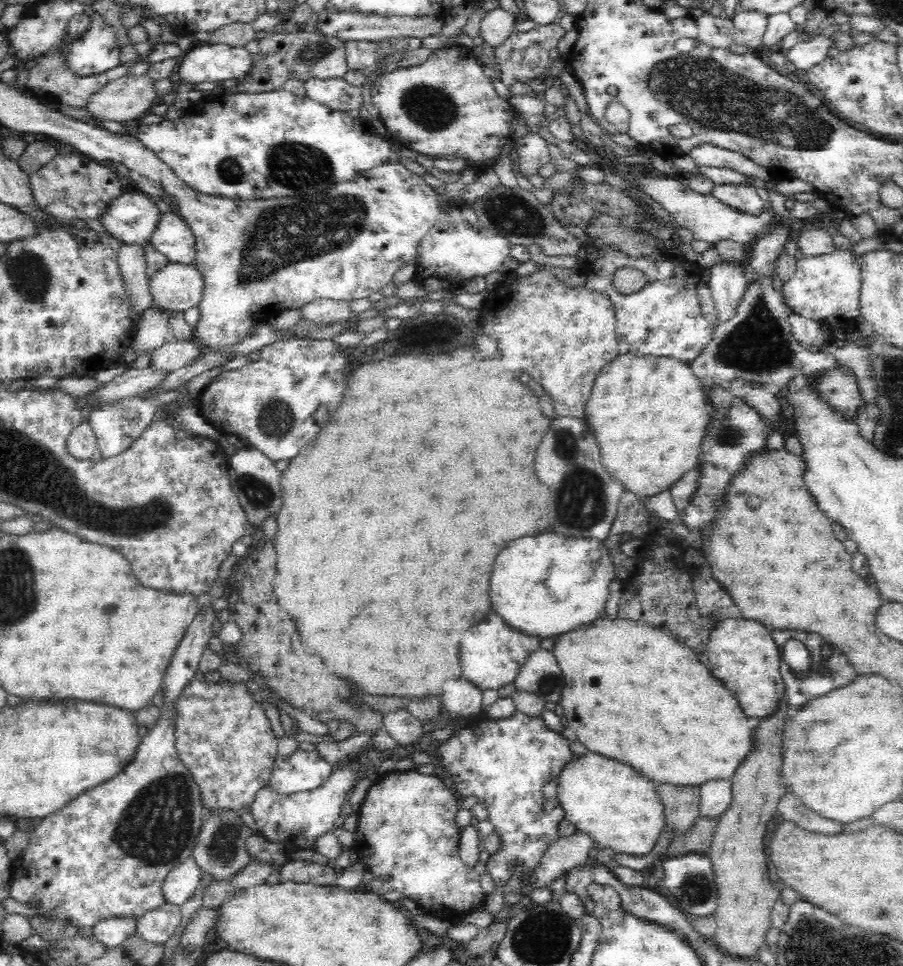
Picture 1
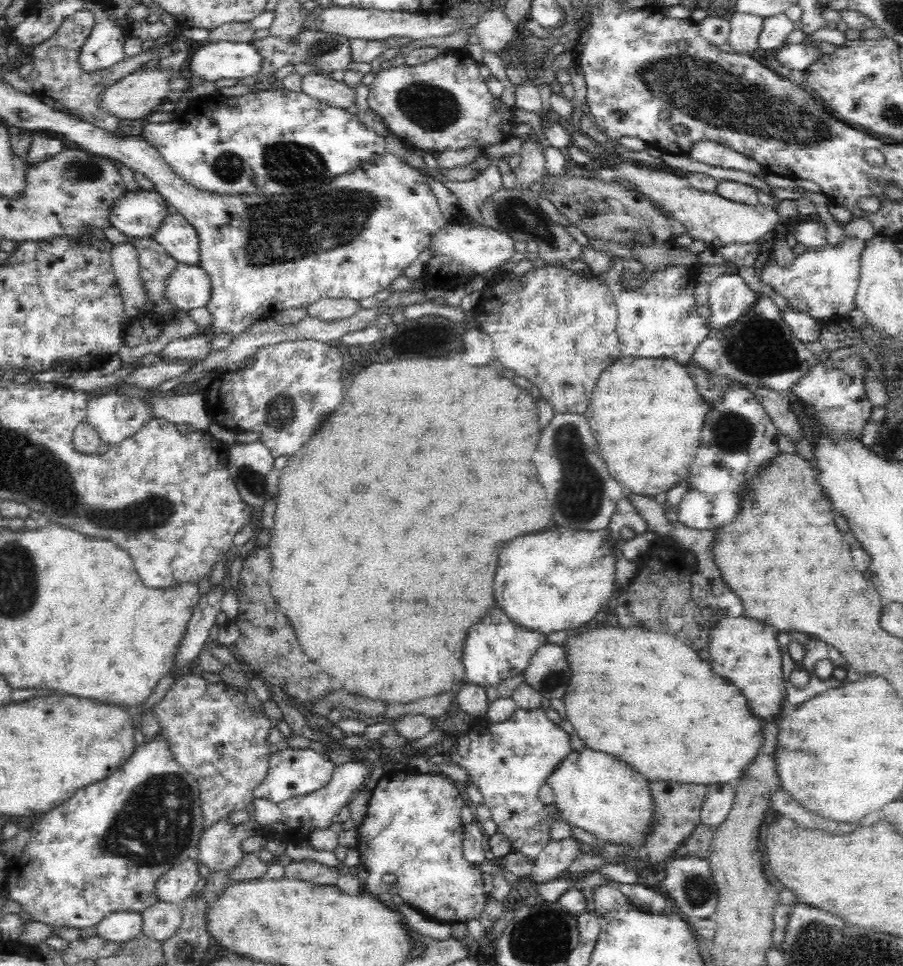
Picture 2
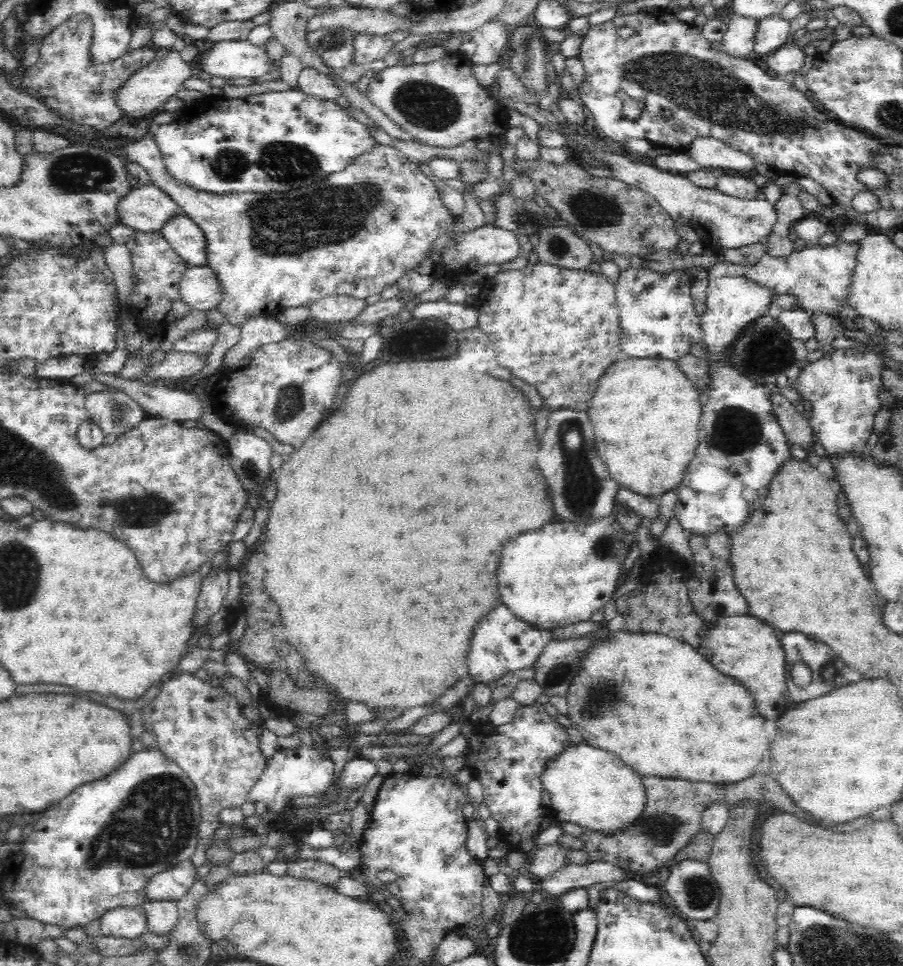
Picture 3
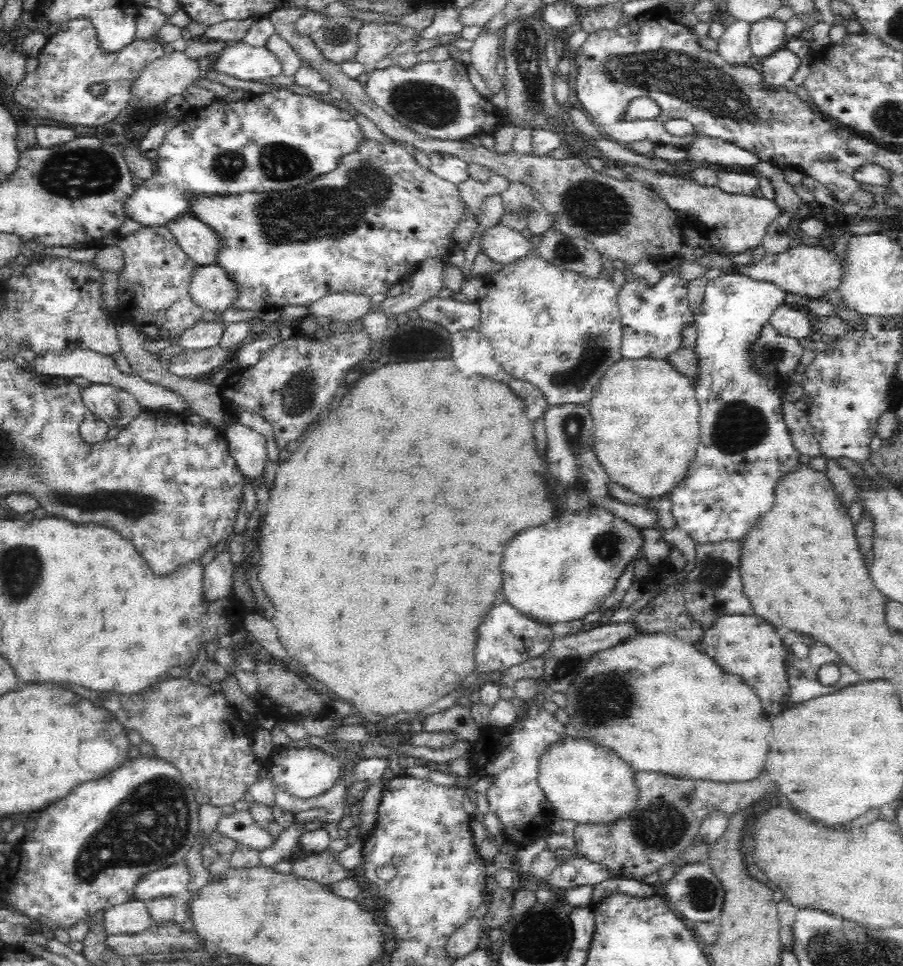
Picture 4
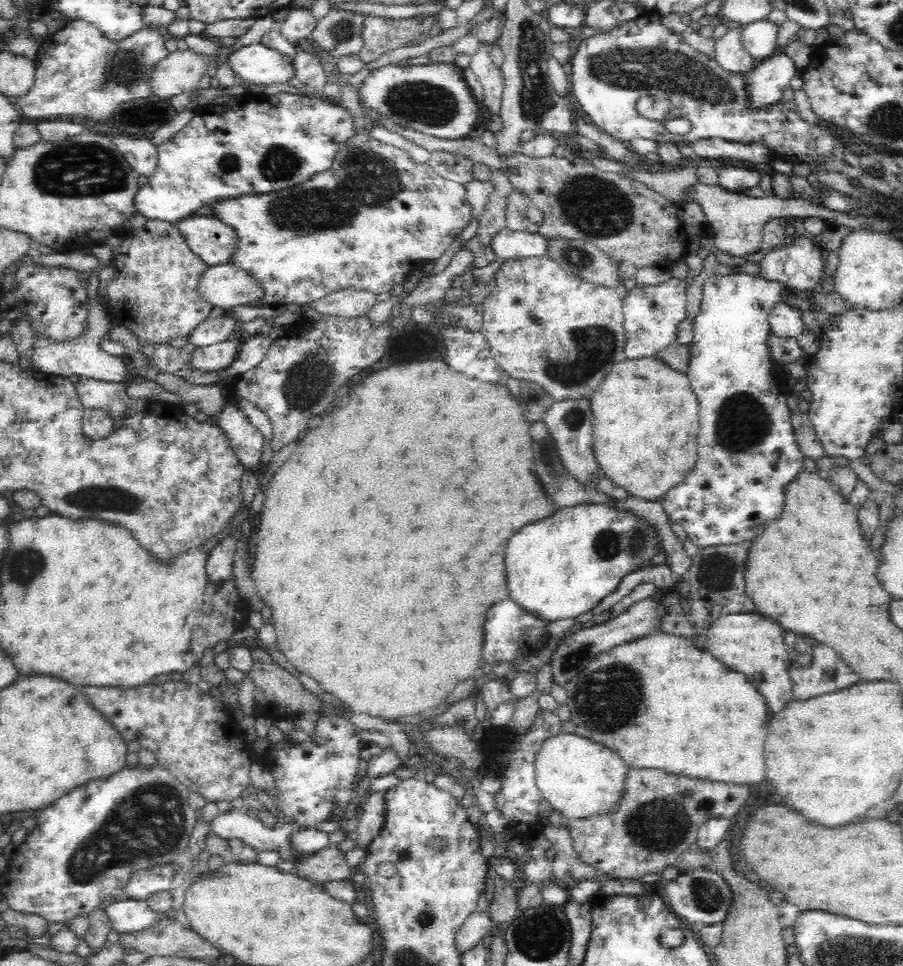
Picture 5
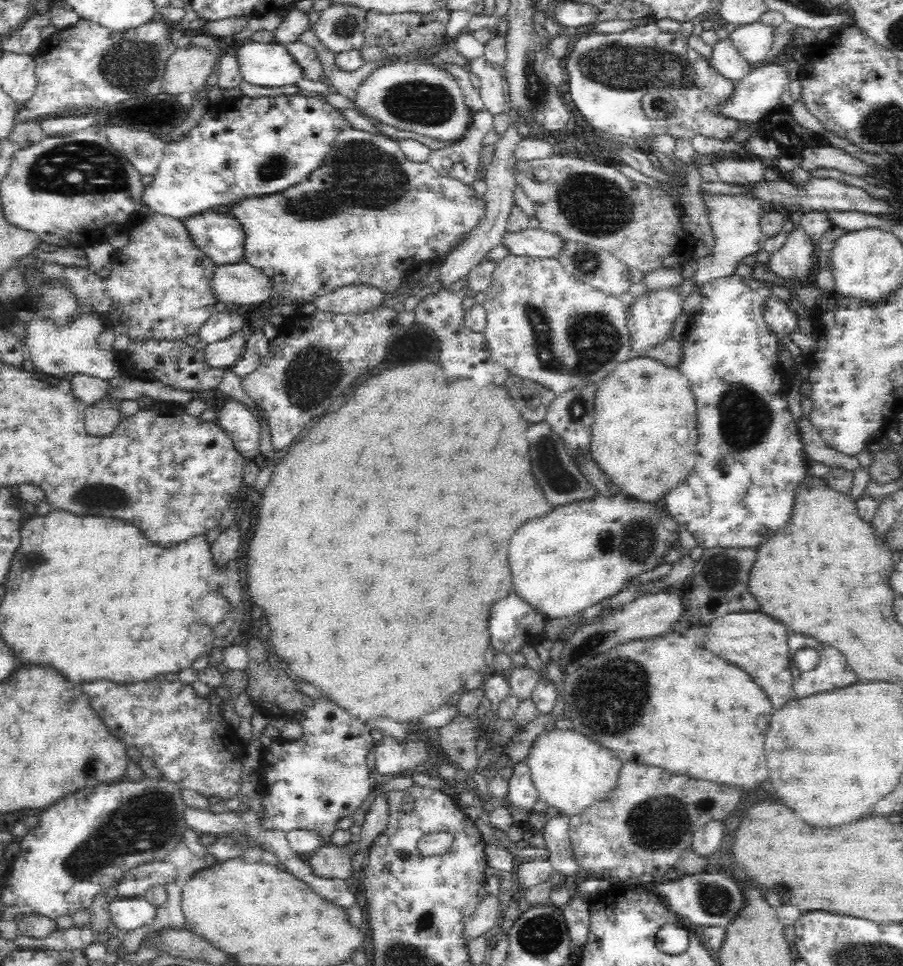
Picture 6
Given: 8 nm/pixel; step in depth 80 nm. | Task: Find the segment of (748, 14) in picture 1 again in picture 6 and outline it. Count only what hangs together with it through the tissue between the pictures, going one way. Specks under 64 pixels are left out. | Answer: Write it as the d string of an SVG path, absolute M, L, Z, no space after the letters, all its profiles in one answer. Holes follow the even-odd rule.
M729 37L718 41L713 46L711 59L708 60L714 70L722 78L730 81L732 85L738 85L751 71L752 66L744 62L739 54L731 47Z

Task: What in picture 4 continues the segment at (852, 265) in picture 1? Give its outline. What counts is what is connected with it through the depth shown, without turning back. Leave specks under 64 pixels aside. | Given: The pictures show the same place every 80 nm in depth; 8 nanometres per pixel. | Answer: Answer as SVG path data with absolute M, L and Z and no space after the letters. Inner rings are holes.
M794 242L784 252L766 253L760 261L752 265L736 265L733 274L744 274L760 281L770 282L783 288L786 293L807 297L809 301L822 299L827 291L838 290L844 260L840 255L832 253L832 247L808 245Z

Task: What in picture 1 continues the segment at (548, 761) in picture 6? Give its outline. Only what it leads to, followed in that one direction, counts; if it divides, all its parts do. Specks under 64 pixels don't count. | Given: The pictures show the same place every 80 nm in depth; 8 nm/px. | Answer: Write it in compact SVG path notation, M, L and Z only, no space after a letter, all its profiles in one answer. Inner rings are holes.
M589 751L586 756L572 758L568 764L564 764L562 772L558 774L556 792L557 801L564 810L564 819L572 822L577 830L588 834L602 848L641 857L653 850L663 830L664 809L657 797L656 786L628 764Z

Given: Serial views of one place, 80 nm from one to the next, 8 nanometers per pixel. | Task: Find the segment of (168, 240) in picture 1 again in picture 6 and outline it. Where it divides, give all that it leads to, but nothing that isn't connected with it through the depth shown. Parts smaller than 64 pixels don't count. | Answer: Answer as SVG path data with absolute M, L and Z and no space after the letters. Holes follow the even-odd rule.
M225 209L206 211L183 219L196 245L216 265L245 263L244 225Z

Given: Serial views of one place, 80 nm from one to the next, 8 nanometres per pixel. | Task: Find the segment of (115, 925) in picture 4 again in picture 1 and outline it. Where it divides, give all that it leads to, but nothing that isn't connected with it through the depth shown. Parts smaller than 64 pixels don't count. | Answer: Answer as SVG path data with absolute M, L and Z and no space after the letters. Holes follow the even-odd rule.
M111 916L93 926L93 935L106 948L116 947L136 934L137 917Z

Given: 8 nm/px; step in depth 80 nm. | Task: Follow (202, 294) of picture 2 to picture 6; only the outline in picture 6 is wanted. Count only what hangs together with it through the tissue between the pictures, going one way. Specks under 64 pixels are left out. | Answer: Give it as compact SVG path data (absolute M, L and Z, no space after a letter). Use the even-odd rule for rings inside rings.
M252 264L218 265L213 288L219 302L240 305L245 310L251 306L271 303L274 280Z

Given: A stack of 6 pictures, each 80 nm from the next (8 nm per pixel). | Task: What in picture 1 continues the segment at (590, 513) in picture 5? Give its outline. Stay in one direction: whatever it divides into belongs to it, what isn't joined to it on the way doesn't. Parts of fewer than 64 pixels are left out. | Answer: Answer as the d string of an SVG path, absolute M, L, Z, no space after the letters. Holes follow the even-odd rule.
M544 532L536 536L524 536L512 540L500 554L494 564L490 594L494 610L504 616L508 625L516 627L526 634L542 639L576 630L598 618L610 594L610 584L614 580L614 563L605 546L606 541L594 537L562 536L556 532Z

